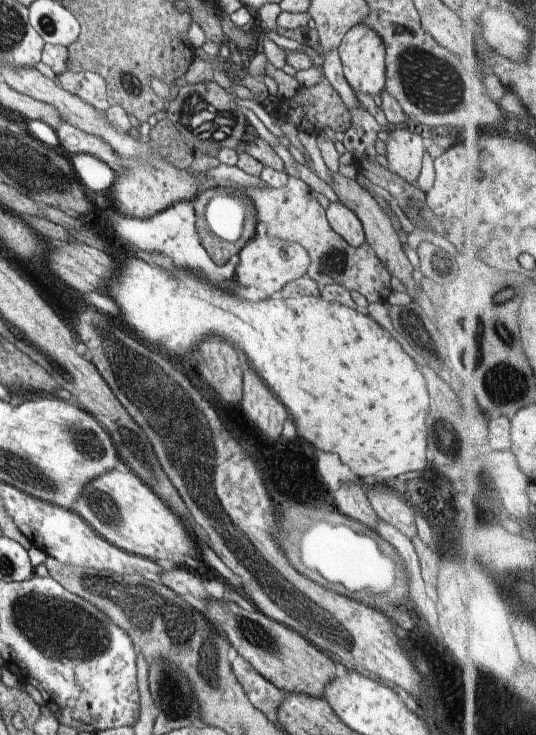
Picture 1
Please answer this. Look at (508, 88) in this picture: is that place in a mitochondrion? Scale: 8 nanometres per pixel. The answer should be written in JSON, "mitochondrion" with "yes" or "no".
{"mitochondrion":"no"}

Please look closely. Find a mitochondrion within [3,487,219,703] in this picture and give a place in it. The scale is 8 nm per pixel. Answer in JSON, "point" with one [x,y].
{"point":[57,629]}

